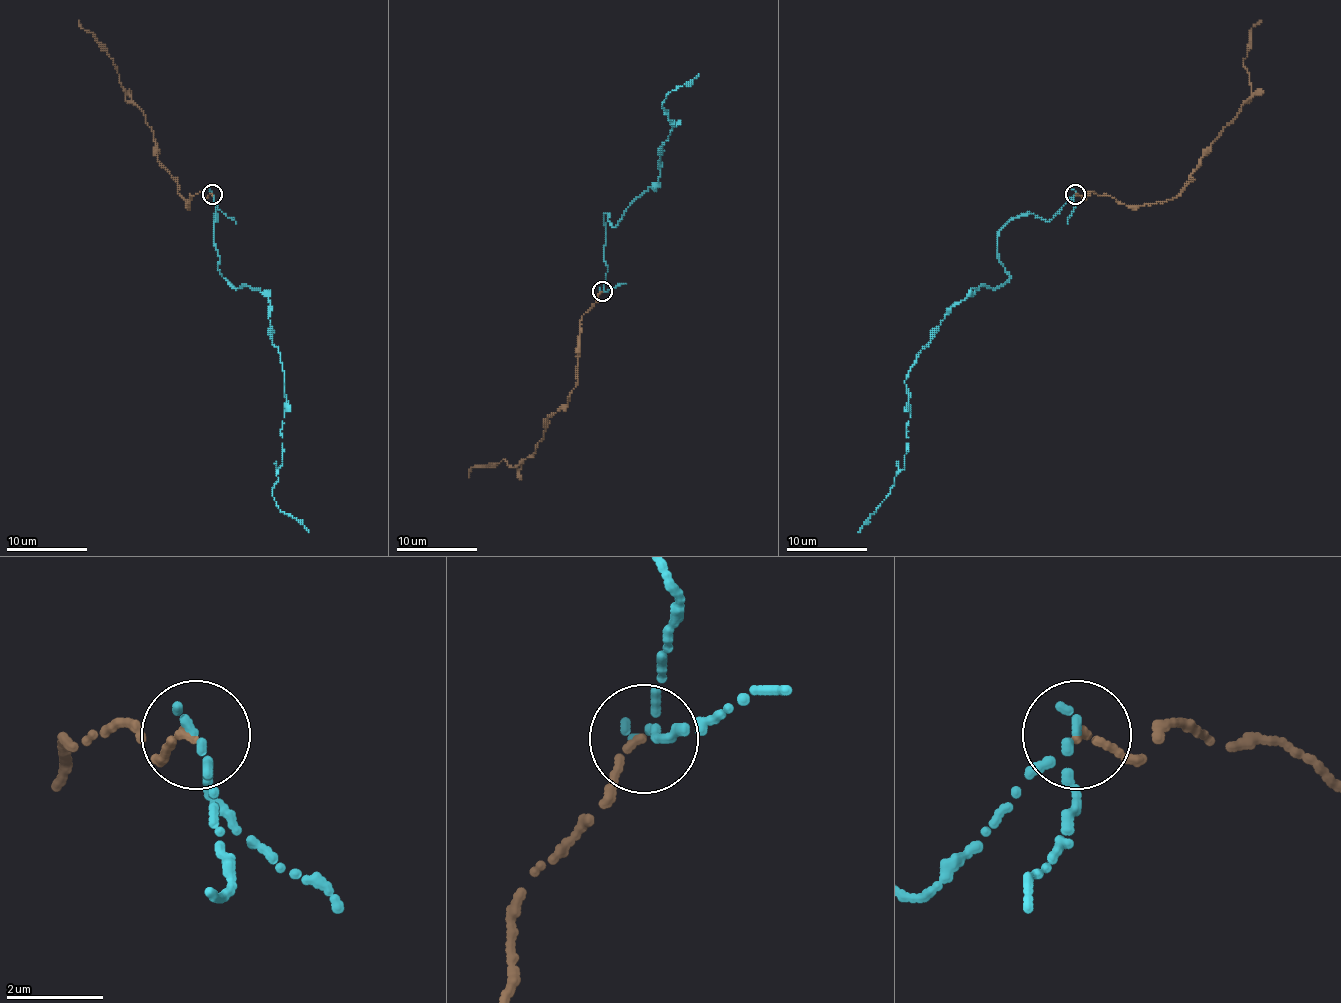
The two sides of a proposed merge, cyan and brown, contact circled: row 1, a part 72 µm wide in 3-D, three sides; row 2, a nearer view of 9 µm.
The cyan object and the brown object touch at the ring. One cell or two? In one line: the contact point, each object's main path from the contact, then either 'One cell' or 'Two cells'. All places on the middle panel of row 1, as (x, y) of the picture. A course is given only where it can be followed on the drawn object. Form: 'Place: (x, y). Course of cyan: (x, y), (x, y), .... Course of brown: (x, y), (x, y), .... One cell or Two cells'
Place: (602, 291). Course of cyan: (602, 292), (604, 215), (614, 227), (658, 181), (660, 149), (674, 120), (674, 126), (662, 106), (698, 74). Course of brown: (602, 292), (579, 322), (577, 382), (547, 417), (543, 437), (519, 469), (503, 459), (475, 465), (469, 477). One cell

